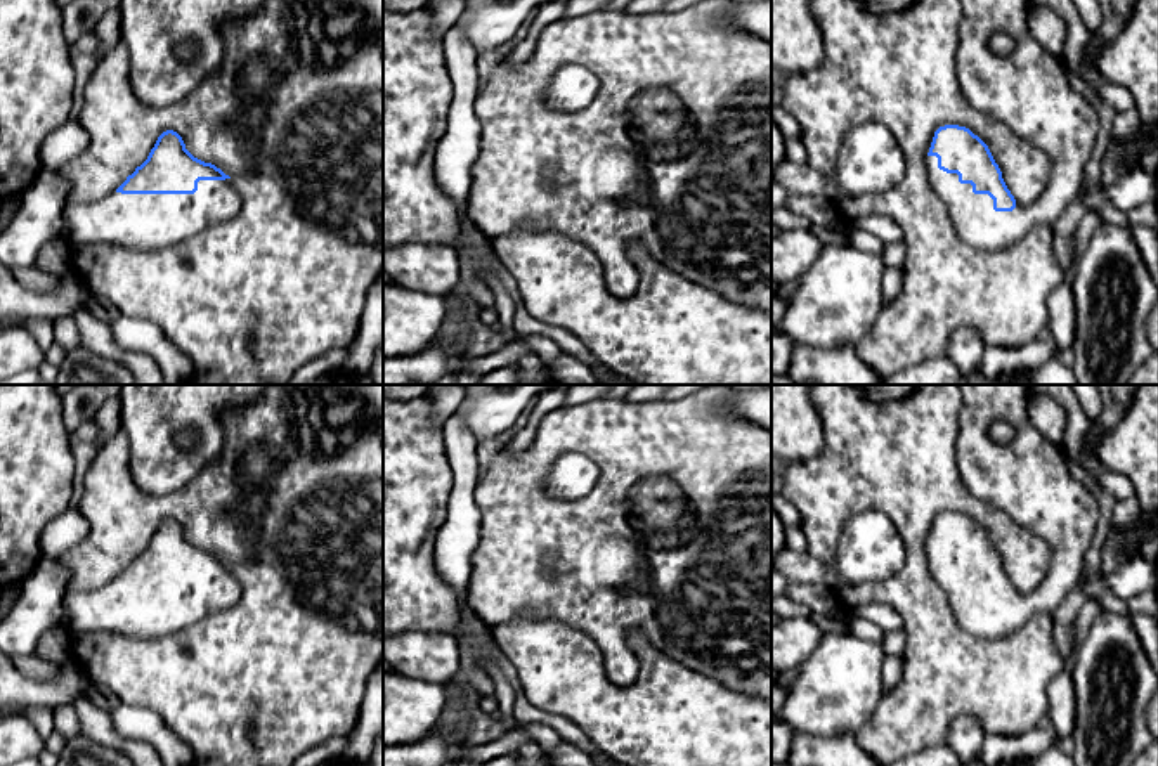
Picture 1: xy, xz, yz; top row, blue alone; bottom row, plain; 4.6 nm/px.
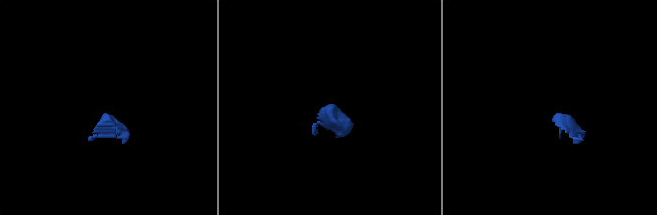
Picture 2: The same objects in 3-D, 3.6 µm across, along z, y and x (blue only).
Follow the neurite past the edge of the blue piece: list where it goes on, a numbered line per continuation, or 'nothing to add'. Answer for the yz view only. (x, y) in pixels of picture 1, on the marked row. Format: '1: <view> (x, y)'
1: yz (1028, 90)

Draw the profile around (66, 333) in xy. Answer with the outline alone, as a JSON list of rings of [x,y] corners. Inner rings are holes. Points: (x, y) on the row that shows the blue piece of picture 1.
[[[62,315],[54,321],[54,341],[66,352],[81,347],[80,331],[73,317]]]

